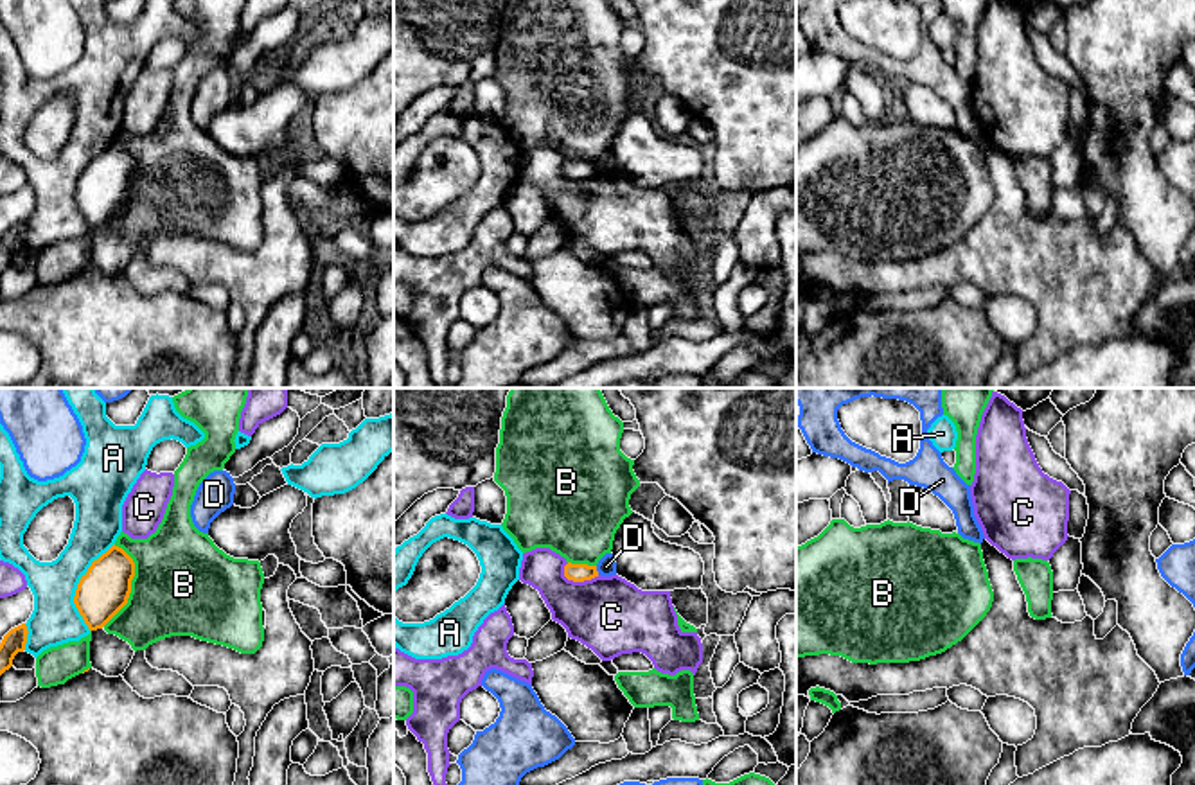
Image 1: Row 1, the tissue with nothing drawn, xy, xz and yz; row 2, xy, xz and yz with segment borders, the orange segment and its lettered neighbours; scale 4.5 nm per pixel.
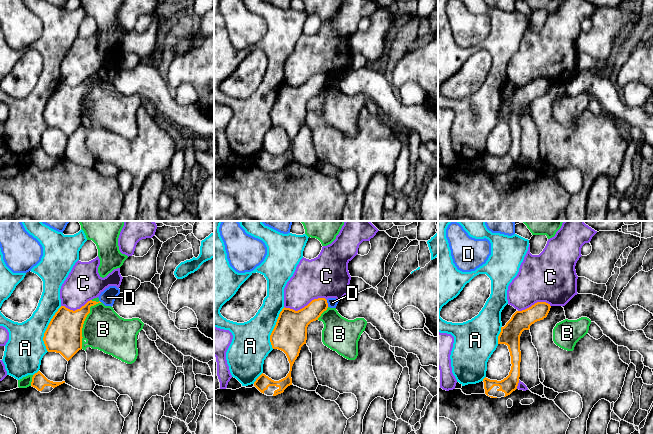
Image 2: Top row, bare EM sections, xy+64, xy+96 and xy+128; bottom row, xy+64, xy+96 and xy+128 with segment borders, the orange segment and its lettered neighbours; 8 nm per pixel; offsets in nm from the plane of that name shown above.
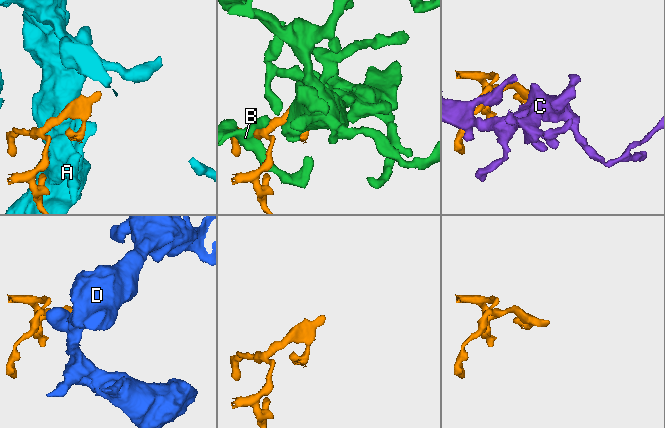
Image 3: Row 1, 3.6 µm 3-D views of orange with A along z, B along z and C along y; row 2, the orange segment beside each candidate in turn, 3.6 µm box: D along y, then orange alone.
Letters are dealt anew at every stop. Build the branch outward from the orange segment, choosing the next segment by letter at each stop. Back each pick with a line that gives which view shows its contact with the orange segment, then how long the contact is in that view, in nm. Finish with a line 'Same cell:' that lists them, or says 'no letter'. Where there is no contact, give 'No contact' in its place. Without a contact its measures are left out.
Same cell: no letter

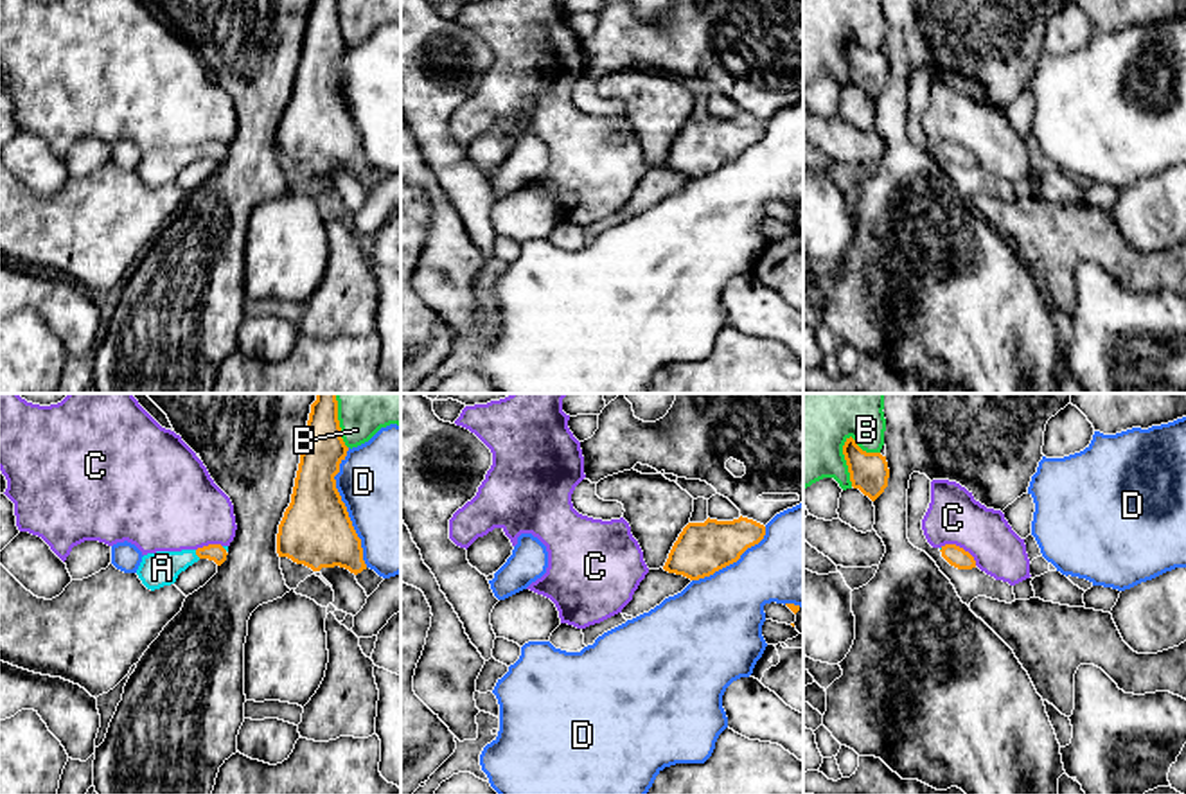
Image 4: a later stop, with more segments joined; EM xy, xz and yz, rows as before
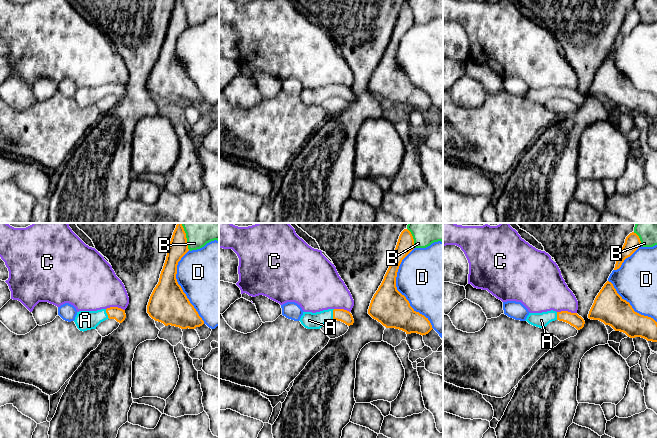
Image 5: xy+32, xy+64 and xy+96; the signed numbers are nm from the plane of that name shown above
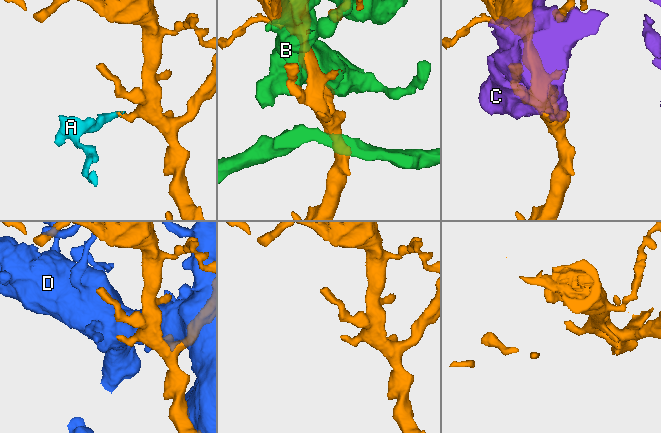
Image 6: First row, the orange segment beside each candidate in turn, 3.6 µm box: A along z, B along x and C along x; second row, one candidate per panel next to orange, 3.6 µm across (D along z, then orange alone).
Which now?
A: Touches orange in xy. Shared border 50 nm
Same cell: A

